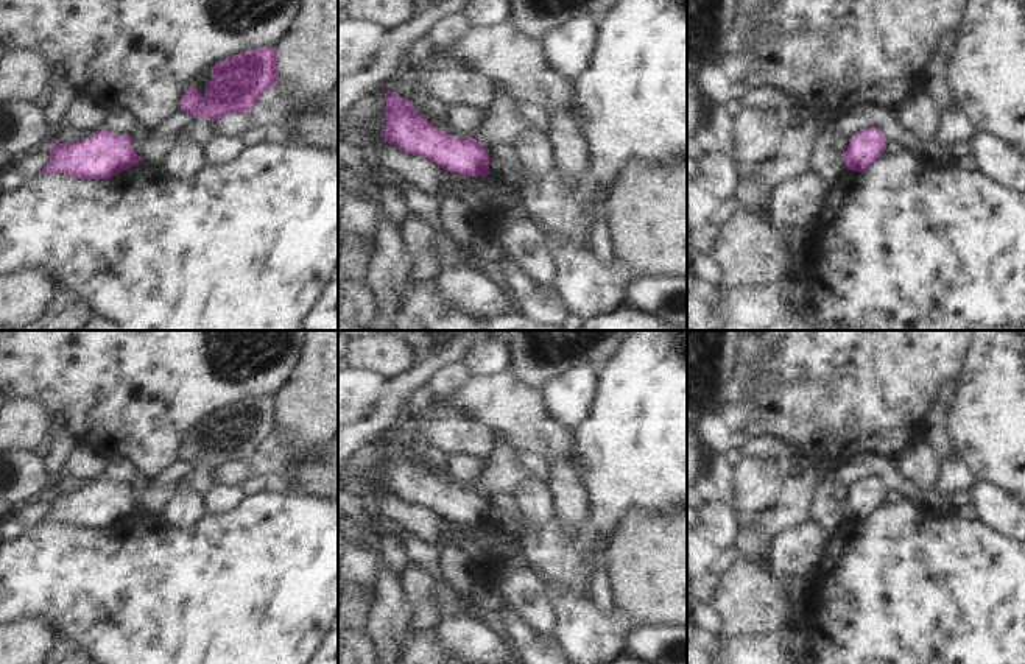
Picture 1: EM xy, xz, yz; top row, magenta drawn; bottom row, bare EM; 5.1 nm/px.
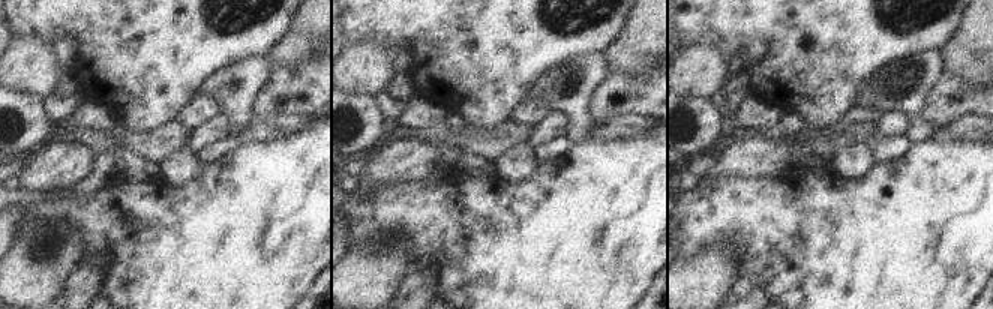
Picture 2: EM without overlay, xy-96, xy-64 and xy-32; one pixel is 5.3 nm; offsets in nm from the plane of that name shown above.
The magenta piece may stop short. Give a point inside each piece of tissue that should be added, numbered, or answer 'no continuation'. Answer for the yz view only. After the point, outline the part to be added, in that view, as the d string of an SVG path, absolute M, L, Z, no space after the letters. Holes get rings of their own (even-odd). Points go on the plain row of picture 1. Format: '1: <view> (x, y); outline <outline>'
no continuation

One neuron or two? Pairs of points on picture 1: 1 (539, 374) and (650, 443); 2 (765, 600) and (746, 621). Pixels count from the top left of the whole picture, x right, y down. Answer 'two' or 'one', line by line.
1: two
2: one

